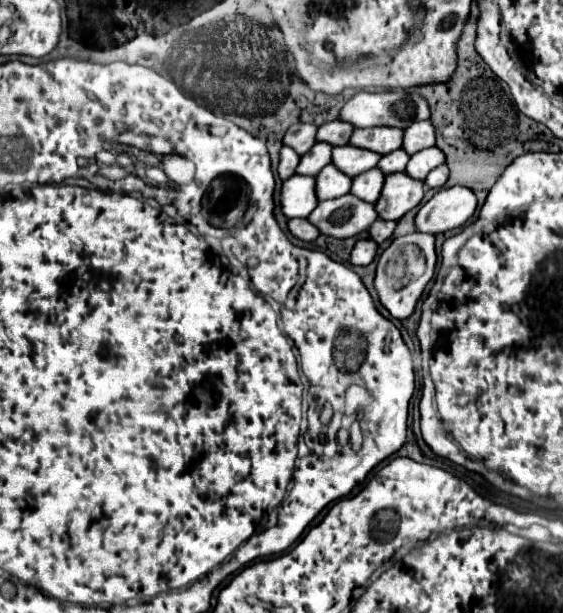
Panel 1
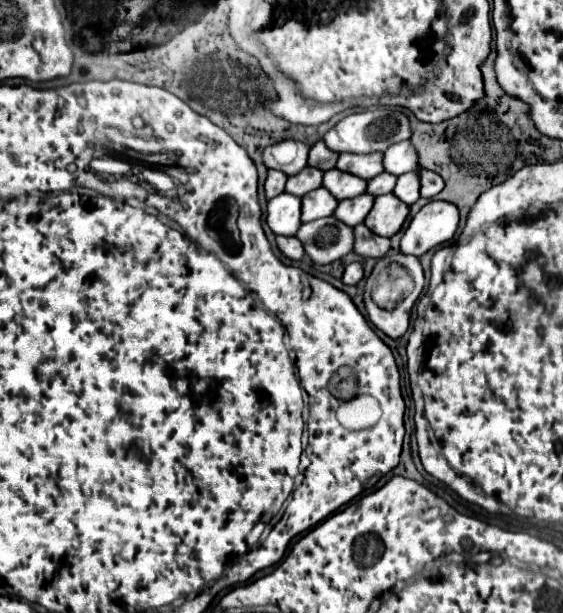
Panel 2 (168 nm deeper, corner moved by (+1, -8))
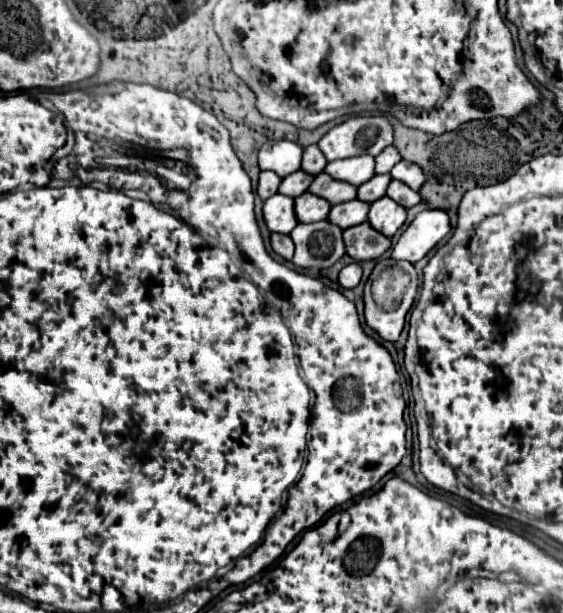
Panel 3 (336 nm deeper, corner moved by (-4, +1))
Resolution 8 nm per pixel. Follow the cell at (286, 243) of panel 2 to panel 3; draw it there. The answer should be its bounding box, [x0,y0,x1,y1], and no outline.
[271,234,295,260]

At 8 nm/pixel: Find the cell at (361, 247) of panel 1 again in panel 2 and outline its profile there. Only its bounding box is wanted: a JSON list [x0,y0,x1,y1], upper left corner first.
[342,263,364,285]

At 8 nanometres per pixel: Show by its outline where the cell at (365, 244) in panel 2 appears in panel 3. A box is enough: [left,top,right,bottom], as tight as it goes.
[343,222,391,262]

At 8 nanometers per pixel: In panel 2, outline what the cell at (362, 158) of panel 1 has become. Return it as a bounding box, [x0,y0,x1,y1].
[322,169,368,201]

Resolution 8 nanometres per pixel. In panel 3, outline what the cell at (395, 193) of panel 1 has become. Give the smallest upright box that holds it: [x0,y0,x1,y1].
[367,196,407,238]

